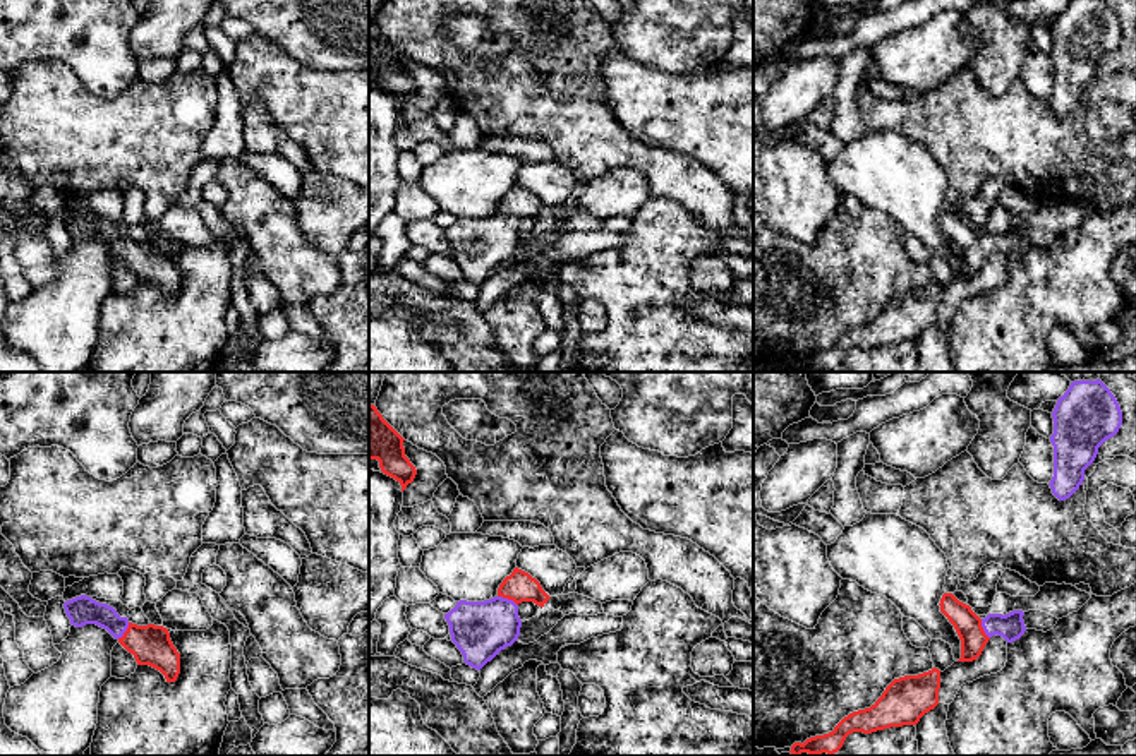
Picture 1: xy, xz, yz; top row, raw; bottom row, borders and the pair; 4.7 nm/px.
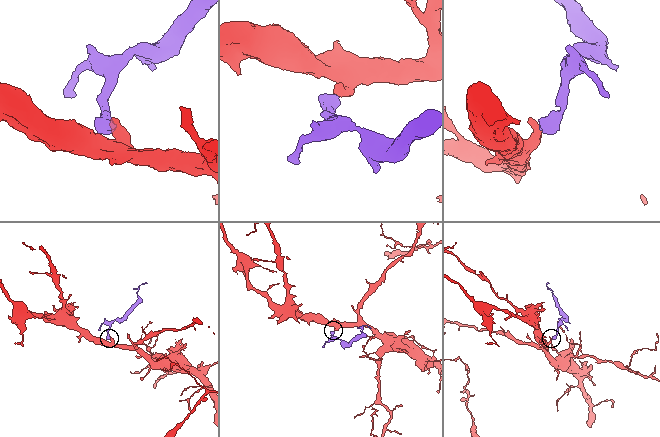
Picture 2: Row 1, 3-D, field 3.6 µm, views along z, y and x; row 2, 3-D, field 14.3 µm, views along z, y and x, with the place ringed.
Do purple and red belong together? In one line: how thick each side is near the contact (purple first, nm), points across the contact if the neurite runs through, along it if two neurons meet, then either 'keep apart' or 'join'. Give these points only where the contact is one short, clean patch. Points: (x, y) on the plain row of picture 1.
calibres 280 and 140 nm; way xz (481, 246), (508, 216), (520, 203); join

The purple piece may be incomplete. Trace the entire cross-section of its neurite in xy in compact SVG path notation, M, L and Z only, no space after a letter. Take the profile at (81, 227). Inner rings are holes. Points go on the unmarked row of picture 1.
M86 211L67 216L63 225L72 242L96 240L106 245L134 271L137 281L149 281L160 286L166 298L177 297L180 290L180 269L173 262L166 243L132 240L127 233L120 233L113 223Z

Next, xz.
M515 183L503 195L494 214L484 218L460 216L444 230L451 257L462 267L463 278L480 286L518 255L522 243L518 221L534 218L544 223L549 214L535 194Z

